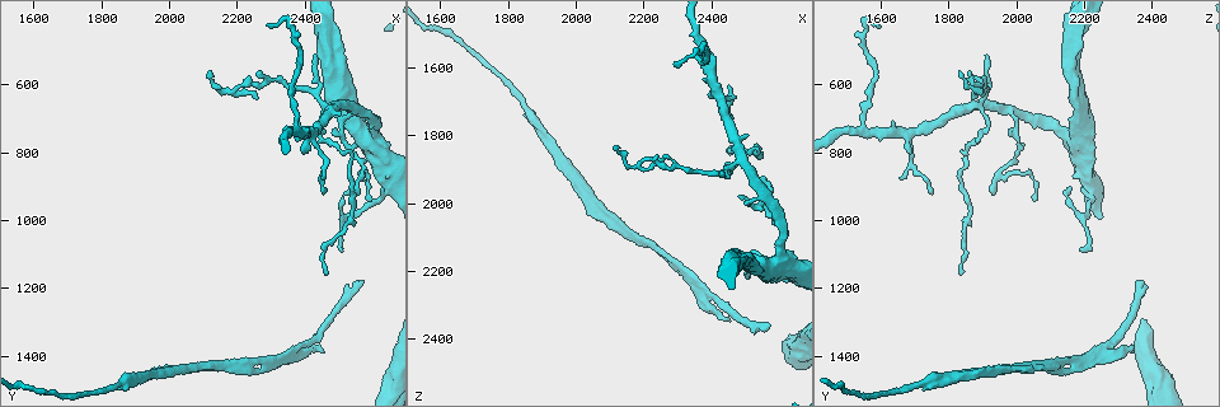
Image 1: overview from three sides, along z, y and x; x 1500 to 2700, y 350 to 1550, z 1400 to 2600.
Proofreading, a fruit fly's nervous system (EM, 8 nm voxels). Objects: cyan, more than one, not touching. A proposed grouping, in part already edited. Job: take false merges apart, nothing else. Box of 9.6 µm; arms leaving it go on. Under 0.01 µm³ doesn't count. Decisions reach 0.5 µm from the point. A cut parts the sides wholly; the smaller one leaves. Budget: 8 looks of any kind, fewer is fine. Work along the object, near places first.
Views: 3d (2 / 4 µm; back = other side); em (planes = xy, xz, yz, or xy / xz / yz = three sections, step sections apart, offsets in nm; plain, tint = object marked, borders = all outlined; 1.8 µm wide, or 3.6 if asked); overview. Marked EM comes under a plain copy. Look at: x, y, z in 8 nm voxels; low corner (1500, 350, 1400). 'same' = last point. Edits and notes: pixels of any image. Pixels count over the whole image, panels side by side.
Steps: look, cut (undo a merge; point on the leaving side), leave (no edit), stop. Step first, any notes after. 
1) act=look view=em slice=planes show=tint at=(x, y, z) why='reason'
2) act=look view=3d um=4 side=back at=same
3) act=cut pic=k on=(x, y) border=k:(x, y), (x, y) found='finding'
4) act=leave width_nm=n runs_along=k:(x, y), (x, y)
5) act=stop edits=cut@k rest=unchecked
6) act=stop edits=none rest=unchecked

act=look view=3d um=4 at=(2640, 920, 2230) why='small branch off a trunk'

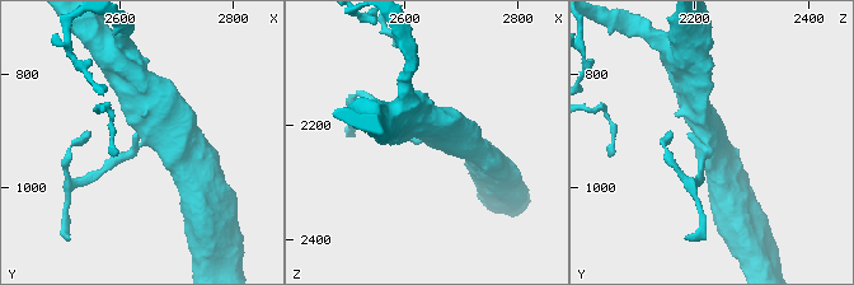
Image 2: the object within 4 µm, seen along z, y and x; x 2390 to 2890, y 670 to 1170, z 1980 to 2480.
act=look view=em slice=xy step=4 show=tint at=(2645, 915, 2225) arms=3

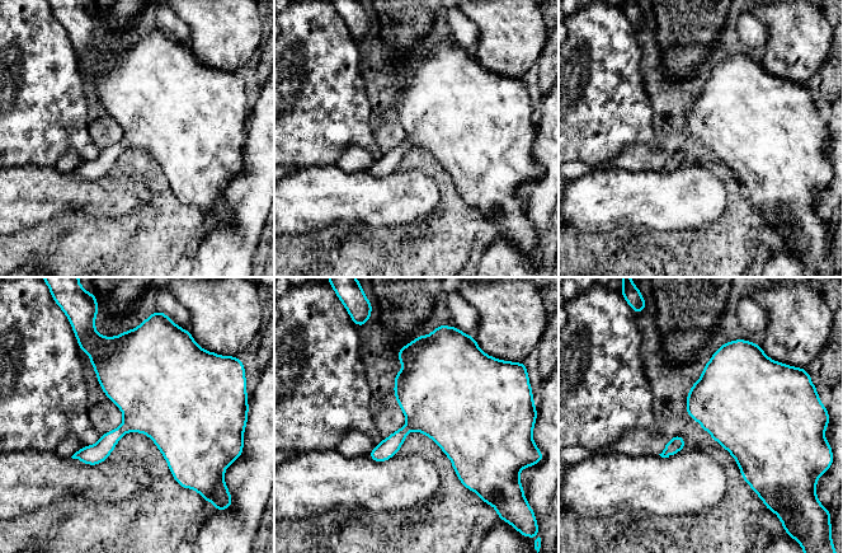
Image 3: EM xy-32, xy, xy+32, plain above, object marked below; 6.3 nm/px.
act=look view=em slice=planes show=tint at=same

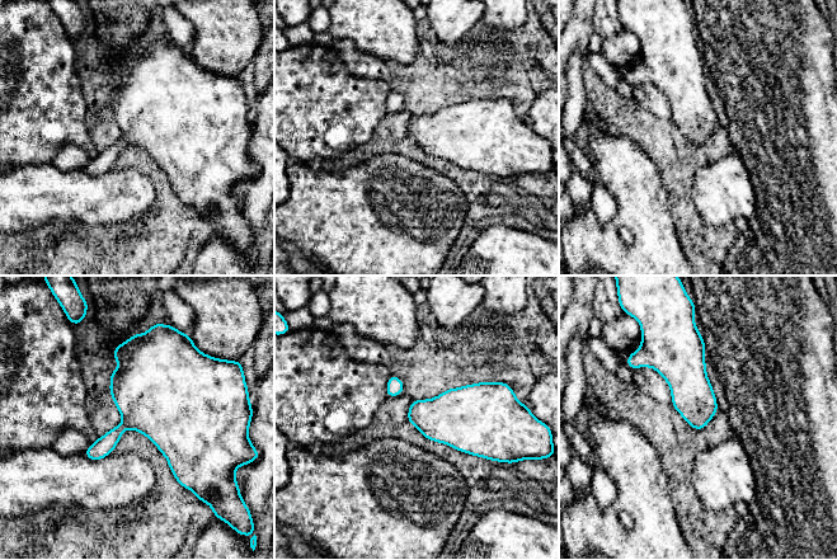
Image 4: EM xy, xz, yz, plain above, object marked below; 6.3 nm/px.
act=leave width_nm=280 found='continuous, no second neuron'

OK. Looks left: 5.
act=look view=3d um=2 side=back at=(2330, 1420, 2200) why='arms run side by side'

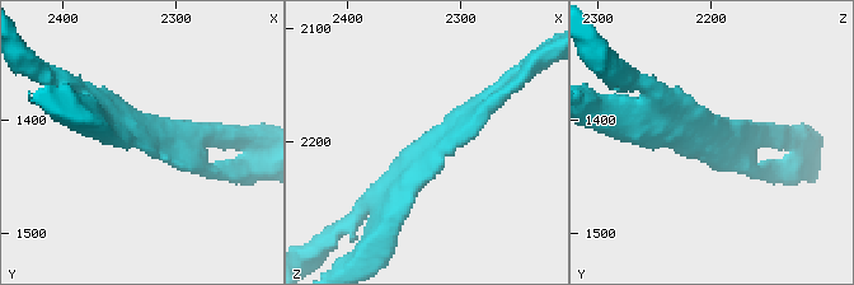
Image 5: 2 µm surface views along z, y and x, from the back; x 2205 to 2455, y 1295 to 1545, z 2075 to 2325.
act=look view=em um=3.6 slice=yz step=8 show=tint at=(2326, 1408, 2200) arms=3 why='need the tissue'

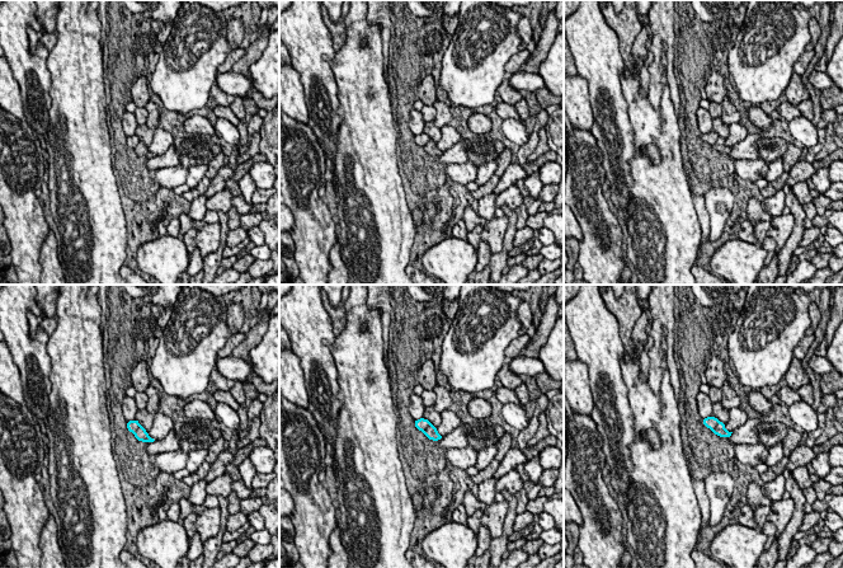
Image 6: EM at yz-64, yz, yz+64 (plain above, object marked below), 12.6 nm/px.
act=look view=em um=3.6 slice=planes show=borders at=same why='cut it another way'

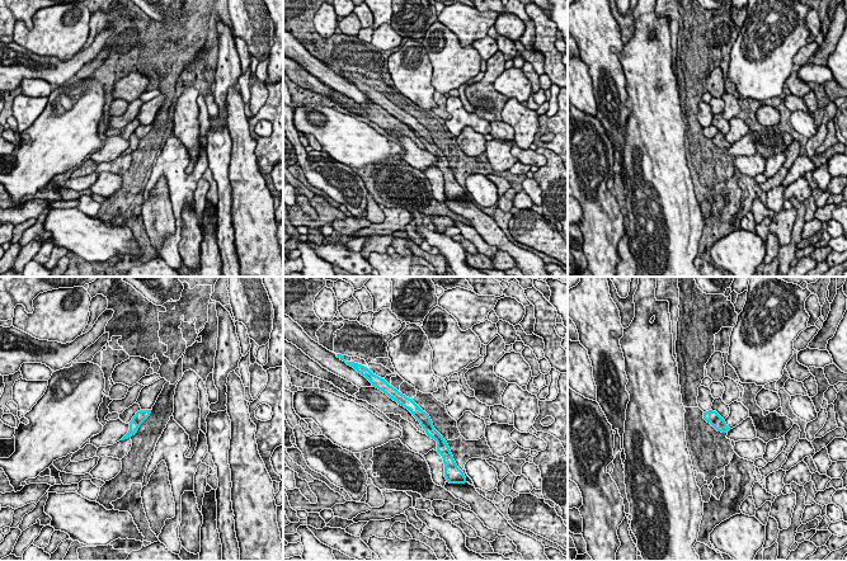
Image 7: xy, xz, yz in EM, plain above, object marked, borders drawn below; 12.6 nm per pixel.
act=cut pic=7 on=(431, 432) found='two neurons meet here'

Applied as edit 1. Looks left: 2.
act=stop edits=cut@7 rest=unchecked

